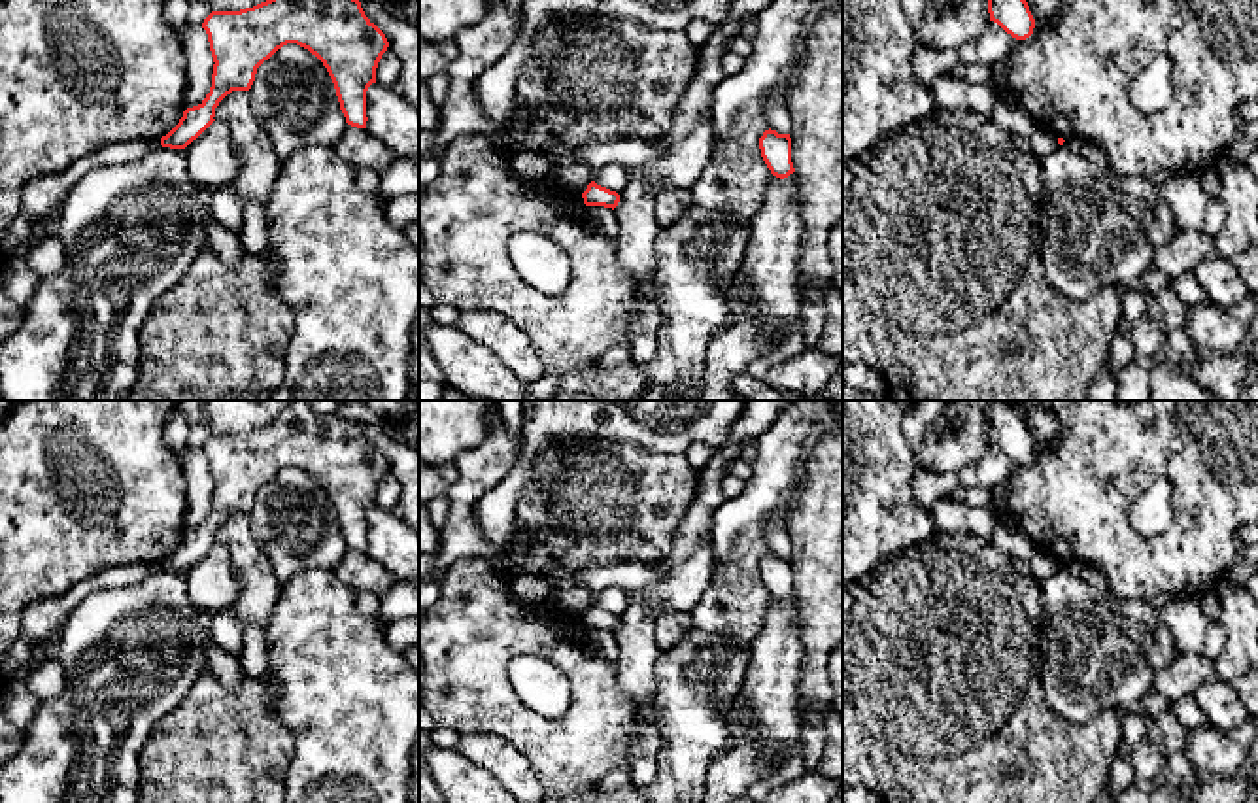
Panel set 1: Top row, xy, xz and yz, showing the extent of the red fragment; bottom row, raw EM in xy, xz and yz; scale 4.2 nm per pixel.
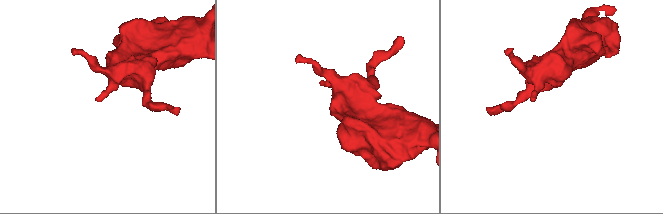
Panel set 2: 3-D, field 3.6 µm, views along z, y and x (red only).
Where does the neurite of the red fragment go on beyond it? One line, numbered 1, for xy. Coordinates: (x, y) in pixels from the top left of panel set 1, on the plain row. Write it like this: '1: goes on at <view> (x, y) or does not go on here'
1: does not go on here

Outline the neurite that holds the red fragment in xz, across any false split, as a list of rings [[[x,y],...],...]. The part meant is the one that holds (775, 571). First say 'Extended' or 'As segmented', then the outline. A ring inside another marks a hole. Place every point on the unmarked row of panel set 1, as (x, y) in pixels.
As segmented. [[[765,554],[759,561],[761,580],[773,599],[784,603],[795,595],[791,586],[791,561],[776,554]]]

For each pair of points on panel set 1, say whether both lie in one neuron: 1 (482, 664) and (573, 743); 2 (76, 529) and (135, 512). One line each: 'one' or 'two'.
1: one
2: one

